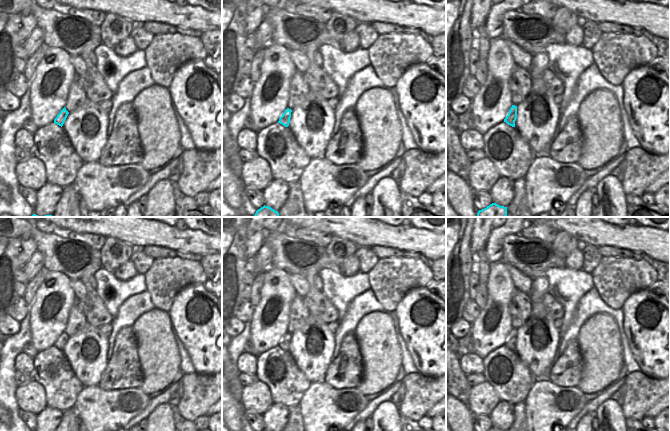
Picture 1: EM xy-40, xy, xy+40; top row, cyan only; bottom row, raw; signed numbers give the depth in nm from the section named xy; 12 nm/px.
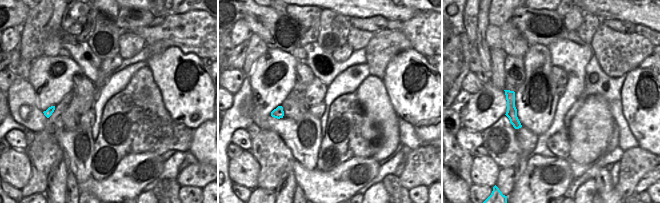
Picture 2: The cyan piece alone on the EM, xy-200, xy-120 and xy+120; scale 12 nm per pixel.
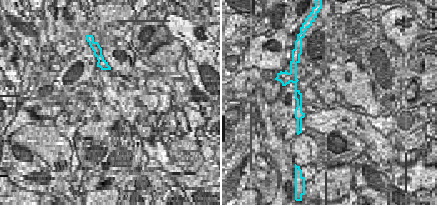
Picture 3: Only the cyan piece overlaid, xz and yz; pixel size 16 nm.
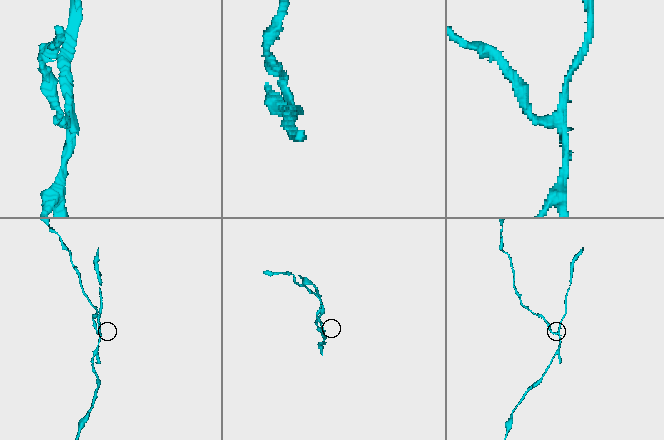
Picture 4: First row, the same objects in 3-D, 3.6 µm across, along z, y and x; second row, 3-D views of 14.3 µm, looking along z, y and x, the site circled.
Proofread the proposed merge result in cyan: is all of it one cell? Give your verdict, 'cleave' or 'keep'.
cleave

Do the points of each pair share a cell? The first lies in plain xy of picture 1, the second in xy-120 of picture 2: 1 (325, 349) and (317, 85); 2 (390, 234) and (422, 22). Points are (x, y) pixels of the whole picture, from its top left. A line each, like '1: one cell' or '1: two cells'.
1: two cells
2: two cells

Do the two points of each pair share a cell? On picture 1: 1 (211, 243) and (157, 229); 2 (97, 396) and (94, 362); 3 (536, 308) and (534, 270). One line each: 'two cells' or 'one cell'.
1: one cell
2: two cells
3: two cells

